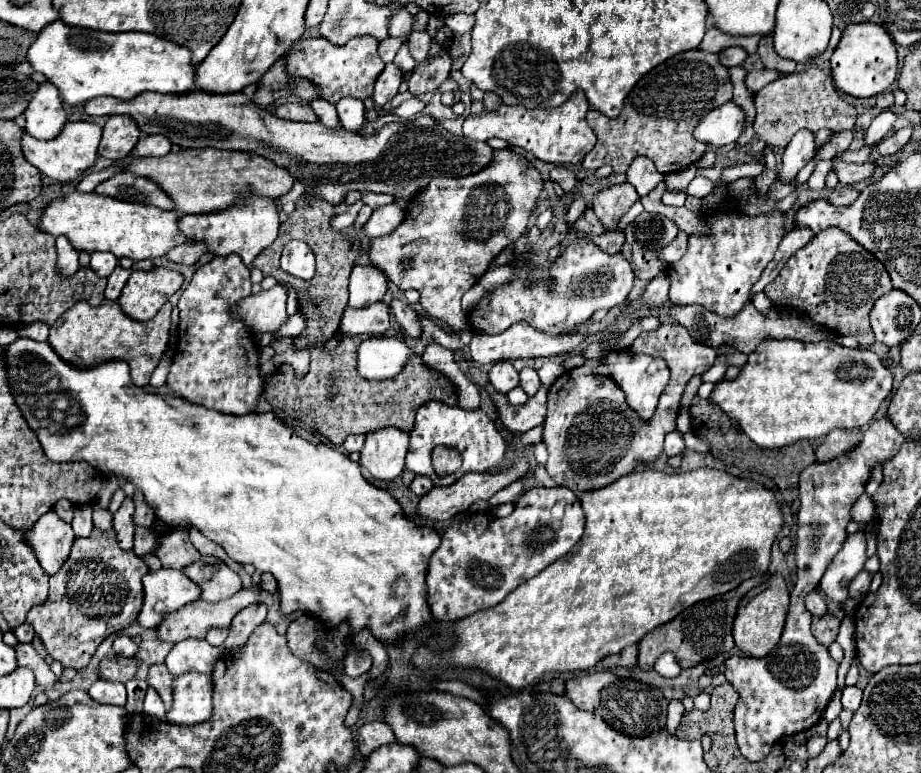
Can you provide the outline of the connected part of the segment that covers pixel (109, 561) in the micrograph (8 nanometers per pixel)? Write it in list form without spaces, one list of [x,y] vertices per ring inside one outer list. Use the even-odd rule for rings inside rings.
[[[94,529],[88,537],[84,539],[74,539],[72,551],[66,559],[66,563],[60,567],[56,575],[50,577],[50,593],[44,605],[34,605],[28,615],[26,623],[30,623],[36,631],[36,635],[42,639],[44,647],[52,655],[54,661],[60,661],[64,667],[72,669],[84,669],[92,655],[96,653],[98,645],[112,633],[132,625],[142,609],[142,577],[148,573],[148,565],[144,563],[142,557],[138,557],[134,551],[124,551],[118,545],[116,531],[100,531]]]

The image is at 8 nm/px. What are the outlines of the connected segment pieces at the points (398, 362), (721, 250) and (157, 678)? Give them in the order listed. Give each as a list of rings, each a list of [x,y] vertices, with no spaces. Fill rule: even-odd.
[[[370,337],[358,345],[358,373],[364,379],[388,379],[400,373],[408,357],[416,353],[392,337]]]
[[[726,199],[716,209],[706,211],[710,235],[690,235],[688,253],[668,267],[672,305],[702,305],[720,317],[736,317],[750,303],[752,285],[760,279],[784,237],[782,213],[750,217],[730,211],[730,207],[732,201]]]
[[[152,665],[148,671],[148,685],[158,691],[166,709],[172,707],[172,681],[174,677],[168,673],[166,665]]]

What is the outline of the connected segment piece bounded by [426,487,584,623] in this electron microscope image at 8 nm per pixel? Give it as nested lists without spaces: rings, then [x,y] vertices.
[[[534,487],[524,491],[522,497],[516,501],[514,513],[504,519],[498,517],[488,519],[488,515],[476,513],[466,521],[452,523],[444,531],[440,547],[432,553],[428,573],[426,573],[428,607],[432,611],[432,617],[436,621],[448,623],[472,615],[474,611],[482,611],[498,605],[520,583],[538,575],[548,563],[554,563],[556,559],[564,557],[580,541],[582,531],[584,531],[584,511],[574,491],[566,487],[552,487],[552,489]]]

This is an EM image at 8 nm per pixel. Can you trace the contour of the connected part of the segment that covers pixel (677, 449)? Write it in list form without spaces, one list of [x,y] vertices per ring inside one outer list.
[[[678,431],[668,433],[668,437],[666,437],[666,441],[664,441],[664,453],[666,453],[668,457],[676,457],[676,455],[680,455],[682,451],[684,451],[684,439],[682,439],[682,435],[680,435]]]

